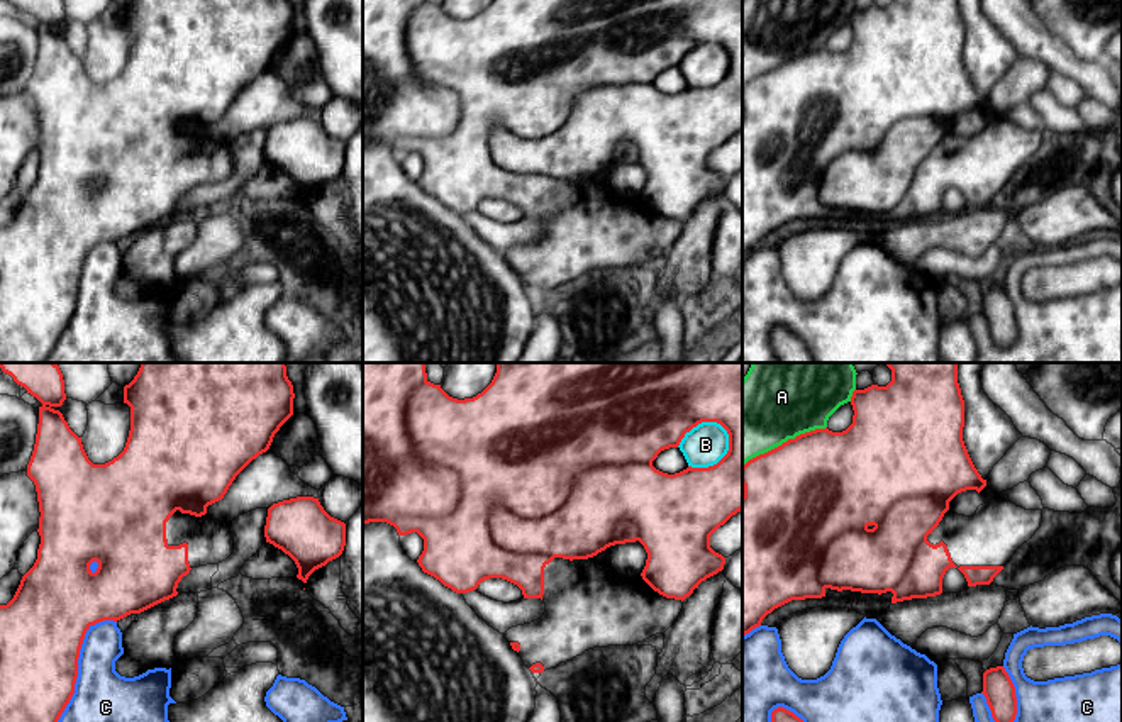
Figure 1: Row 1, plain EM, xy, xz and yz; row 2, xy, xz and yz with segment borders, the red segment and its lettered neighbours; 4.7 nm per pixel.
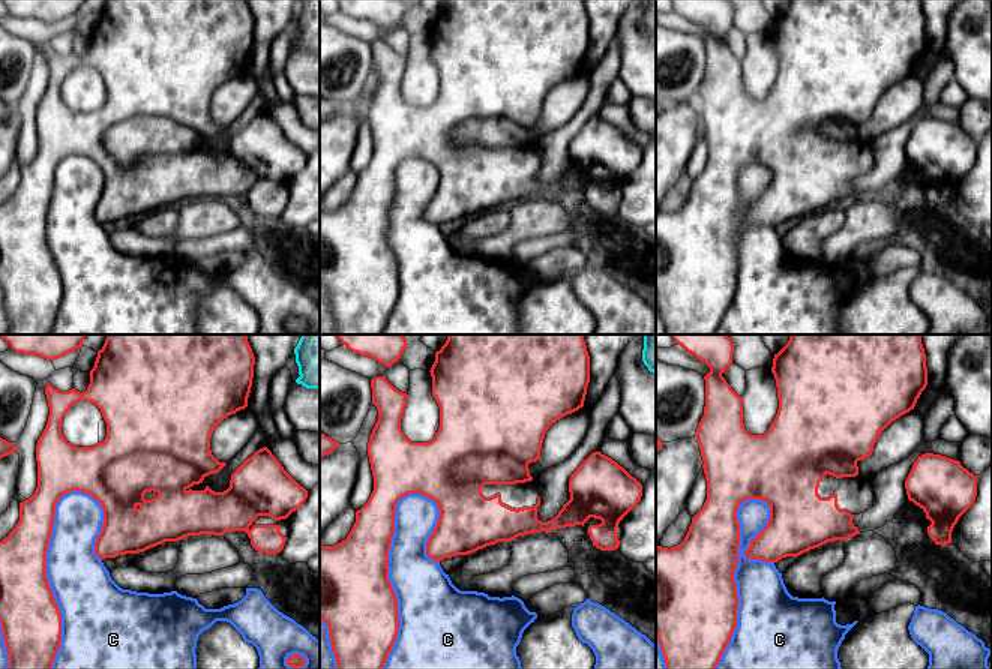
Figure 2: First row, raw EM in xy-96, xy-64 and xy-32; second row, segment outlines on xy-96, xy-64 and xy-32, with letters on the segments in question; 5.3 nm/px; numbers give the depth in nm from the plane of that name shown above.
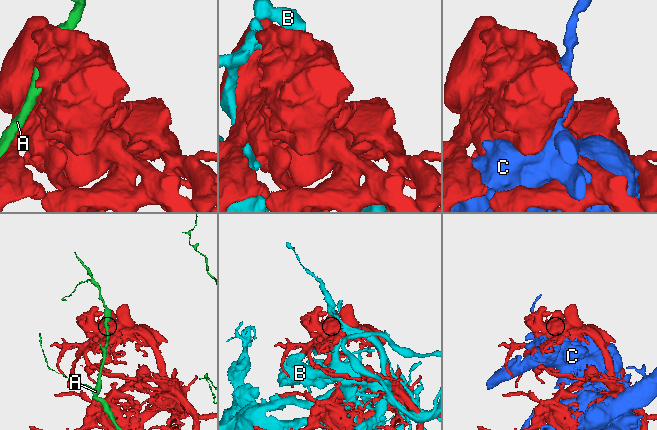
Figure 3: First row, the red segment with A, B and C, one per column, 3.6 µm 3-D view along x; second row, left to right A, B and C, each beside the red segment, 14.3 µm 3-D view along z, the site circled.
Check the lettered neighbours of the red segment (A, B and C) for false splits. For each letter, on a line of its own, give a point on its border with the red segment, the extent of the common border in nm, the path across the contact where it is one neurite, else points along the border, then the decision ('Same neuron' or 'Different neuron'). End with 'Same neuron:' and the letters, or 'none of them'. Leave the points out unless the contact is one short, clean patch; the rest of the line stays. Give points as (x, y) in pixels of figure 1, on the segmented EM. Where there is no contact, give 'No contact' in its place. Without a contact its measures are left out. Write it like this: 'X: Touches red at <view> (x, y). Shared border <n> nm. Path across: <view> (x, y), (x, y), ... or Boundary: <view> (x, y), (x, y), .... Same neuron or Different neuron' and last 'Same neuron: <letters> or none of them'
A: Touches red at yz (783, 443). Shared border 440 nm. Different neuron
B: Touches red at xz (700, 422). Shared border 260 nm. Different neuron
C: Touches red at xy (77, 661). Shared border 550 nm. Different neuron
Same neuron: none of them

